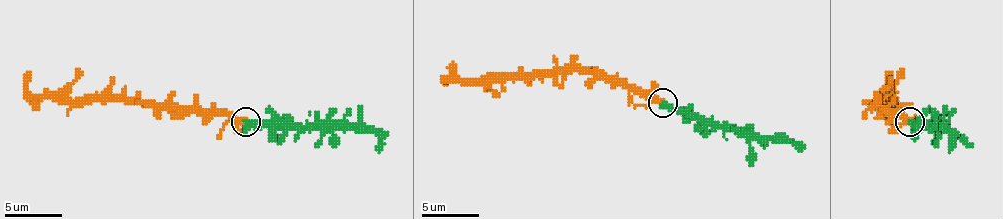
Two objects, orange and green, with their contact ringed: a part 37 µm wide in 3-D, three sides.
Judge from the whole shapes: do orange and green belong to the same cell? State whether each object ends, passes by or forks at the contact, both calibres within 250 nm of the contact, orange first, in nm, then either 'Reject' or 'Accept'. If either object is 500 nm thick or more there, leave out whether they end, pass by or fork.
At the ring orange passes by. At the ring green ends. Thickness 320 nm (orange) against 480 nm. Accept

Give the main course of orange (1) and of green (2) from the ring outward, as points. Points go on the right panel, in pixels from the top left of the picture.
1: (909, 121), (877, 103), (886, 98), (889, 89), (886, 72)
2: (909, 121), (943, 129), (949, 138), (949, 152)

